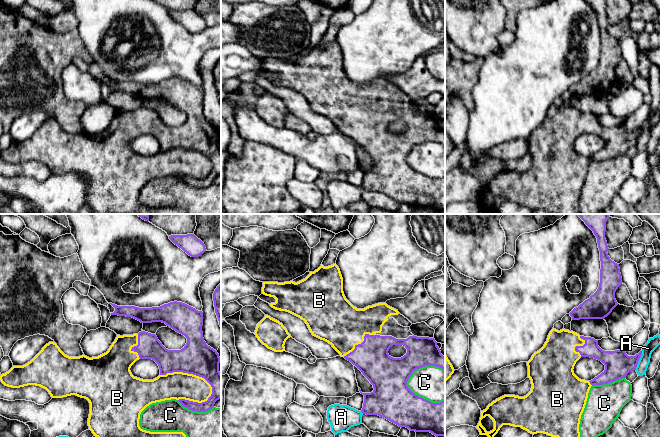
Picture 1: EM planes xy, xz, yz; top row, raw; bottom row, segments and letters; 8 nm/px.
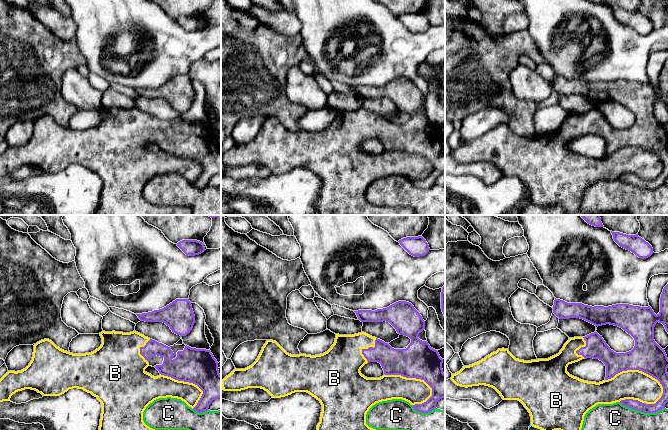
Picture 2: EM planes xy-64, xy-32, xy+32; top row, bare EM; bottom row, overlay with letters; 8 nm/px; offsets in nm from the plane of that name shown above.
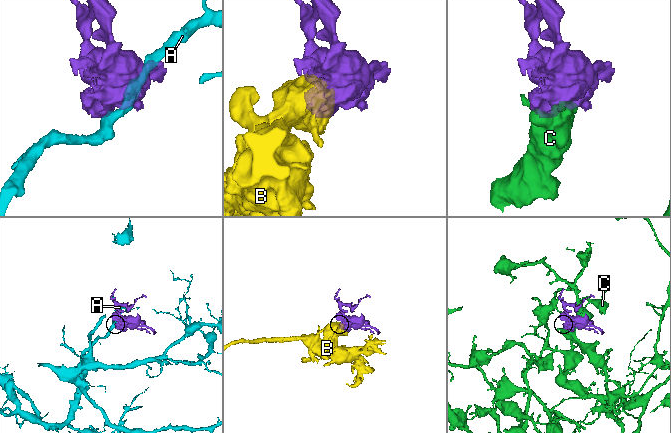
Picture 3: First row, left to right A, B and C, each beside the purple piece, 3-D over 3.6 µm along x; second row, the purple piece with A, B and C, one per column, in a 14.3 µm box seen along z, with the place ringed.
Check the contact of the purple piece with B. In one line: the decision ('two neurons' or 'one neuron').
one neuron

